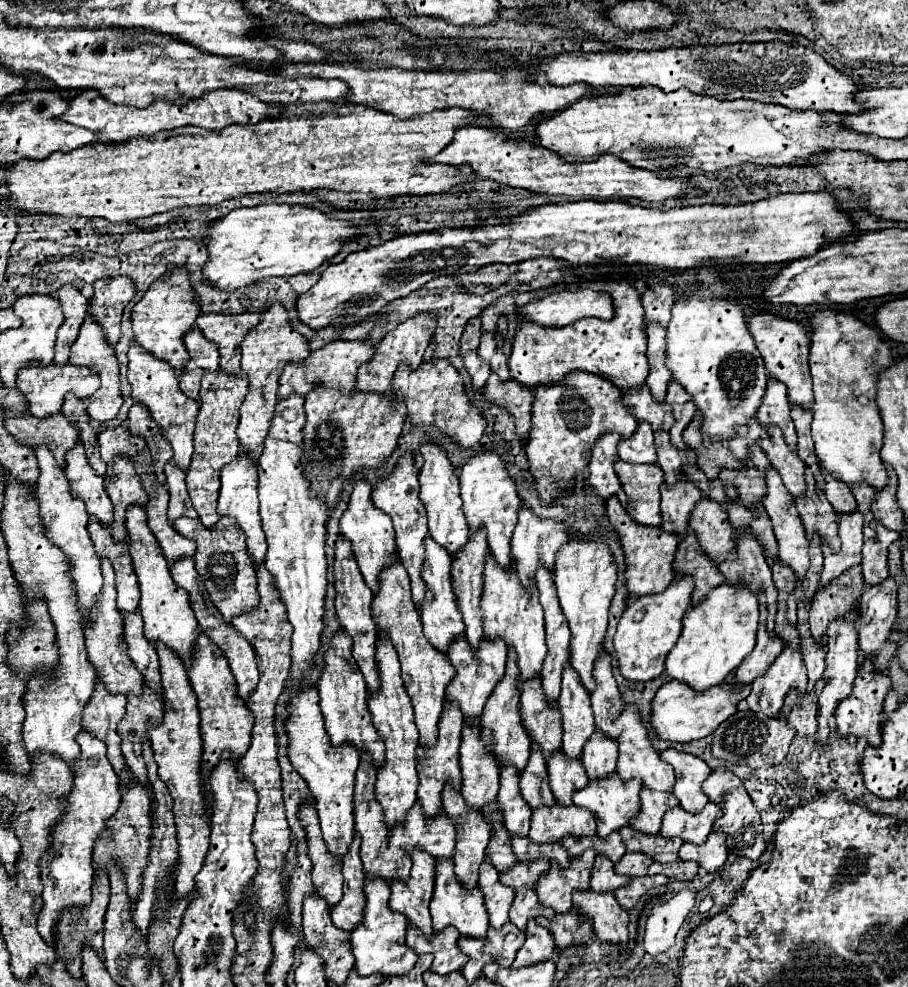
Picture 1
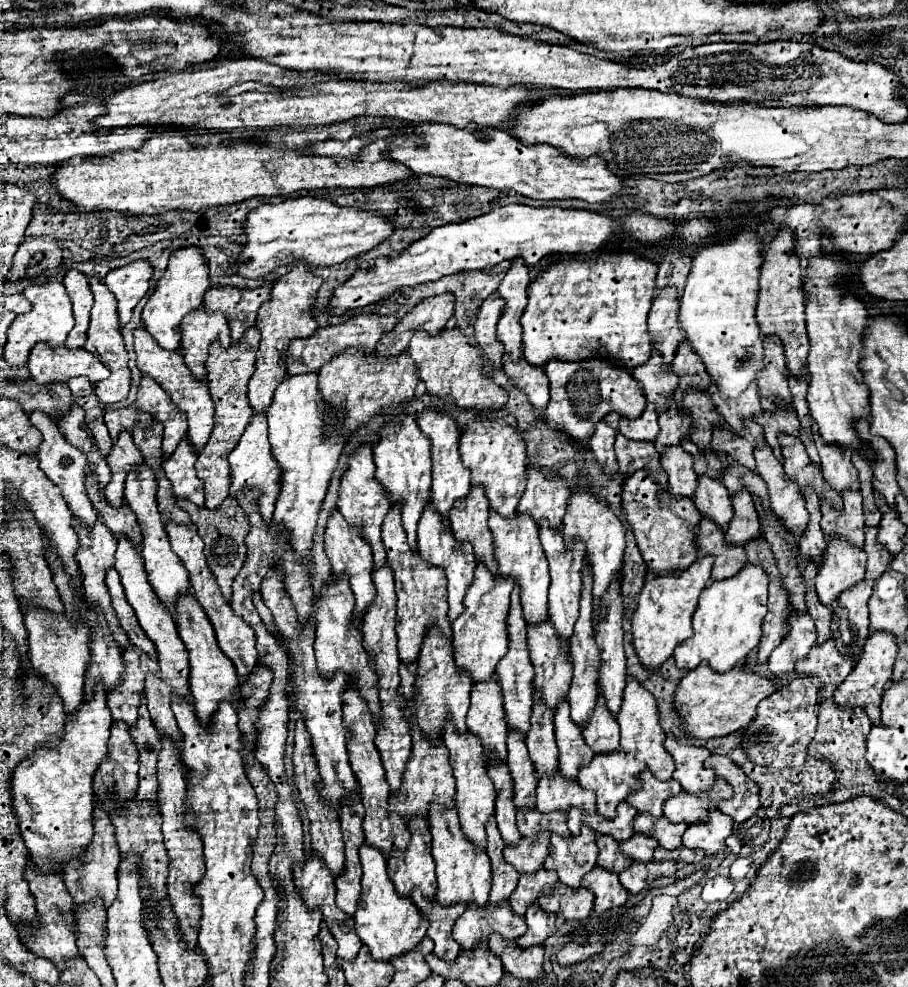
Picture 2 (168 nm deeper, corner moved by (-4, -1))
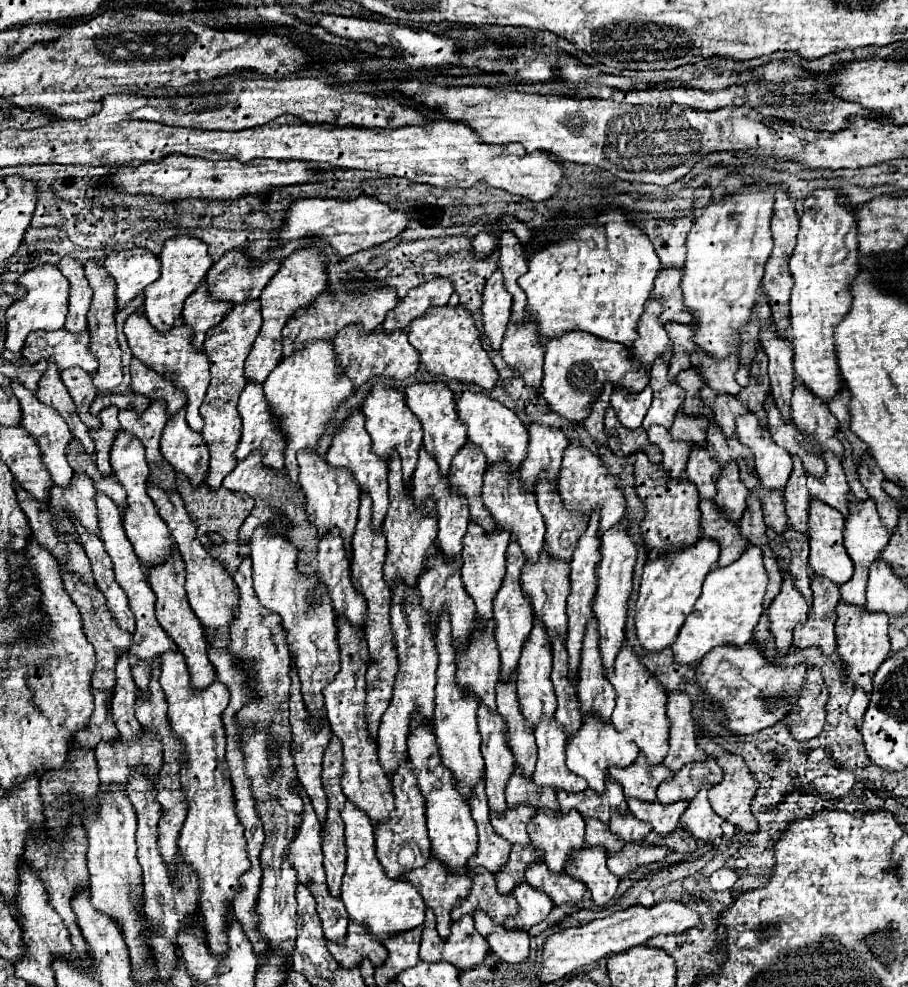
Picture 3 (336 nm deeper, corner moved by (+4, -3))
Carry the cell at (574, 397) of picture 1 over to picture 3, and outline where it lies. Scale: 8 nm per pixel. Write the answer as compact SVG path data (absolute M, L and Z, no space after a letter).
M564 333L546 343L542 397L554 413L568 421L582 423L590 415L592 403L602 395L606 383L628 393L640 393L648 385L648 373L644 373L640 365L632 365L630 349L592 337L590 333Z

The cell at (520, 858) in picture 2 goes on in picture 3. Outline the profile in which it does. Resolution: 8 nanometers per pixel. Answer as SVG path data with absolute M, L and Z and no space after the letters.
M520 805L520 809L506 809L504 817L492 817L492 827L500 837L510 841L512 845L528 847L530 837L526 827L528 821L534 817L534 813L536 811L528 809L528 805Z

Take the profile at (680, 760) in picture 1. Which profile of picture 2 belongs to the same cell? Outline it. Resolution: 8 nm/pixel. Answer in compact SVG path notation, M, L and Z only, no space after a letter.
M672 735L666 737L664 747L674 757L674 763L676 763L674 779L680 781L684 791L702 793L712 787L716 775L714 775L714 769L704 765L704 761L710 757L710 751L706 747L680 743Z

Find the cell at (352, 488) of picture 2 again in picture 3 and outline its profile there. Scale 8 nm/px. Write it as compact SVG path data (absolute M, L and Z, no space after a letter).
M360 411L352 413L344 421L342 429L334 435L334 441L332 441L332 447L328 449L326 461L328 461L328 465L332 469L340 469L340 467L348 469L354 475L360 491L364 491L364 493L368 493L372 497L372 529L380 531L382 521L386 517L386 509L388 509L388 493L386 493L388 491L388 481L386 481L388 463L380 461L380 457L376 457L372 453L372 441L368 437L368 431L364 429L364 415Z

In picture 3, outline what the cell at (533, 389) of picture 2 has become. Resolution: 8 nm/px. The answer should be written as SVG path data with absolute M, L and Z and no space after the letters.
M524 319L520 325L512 325L510 321L500 353L528 387L542 389L544 345L536 345L536 325L532 321Z

